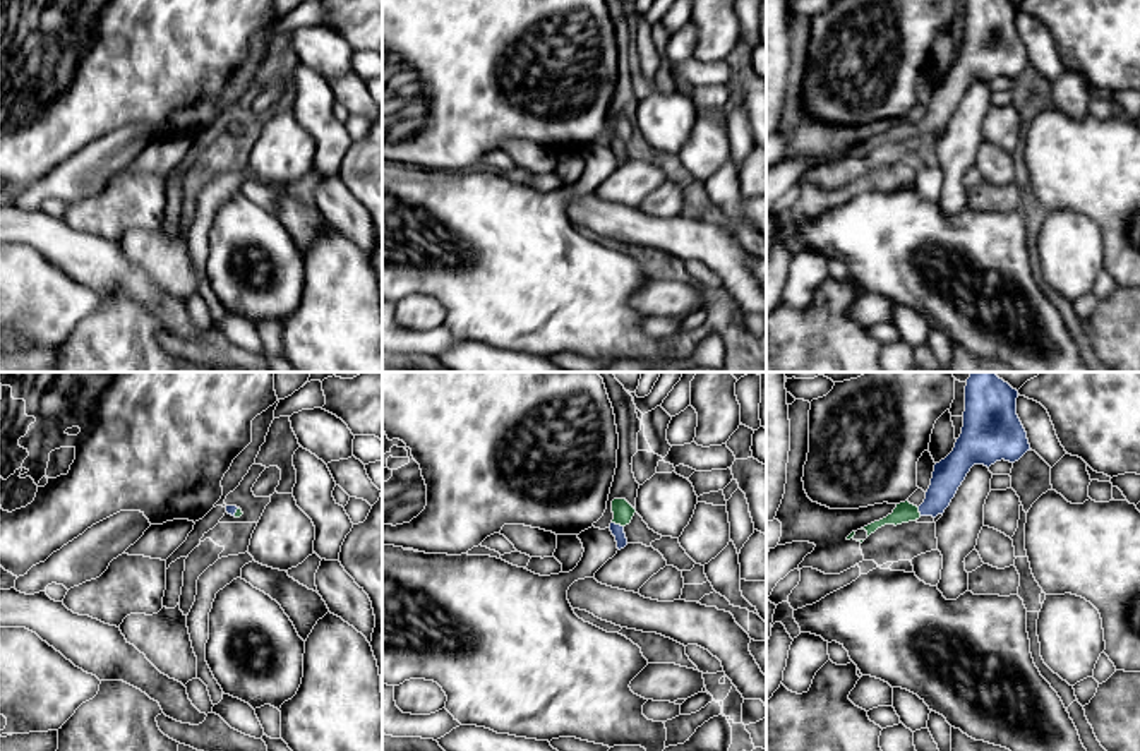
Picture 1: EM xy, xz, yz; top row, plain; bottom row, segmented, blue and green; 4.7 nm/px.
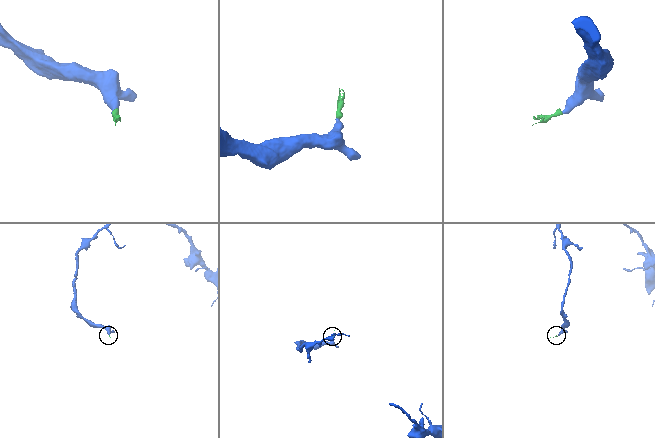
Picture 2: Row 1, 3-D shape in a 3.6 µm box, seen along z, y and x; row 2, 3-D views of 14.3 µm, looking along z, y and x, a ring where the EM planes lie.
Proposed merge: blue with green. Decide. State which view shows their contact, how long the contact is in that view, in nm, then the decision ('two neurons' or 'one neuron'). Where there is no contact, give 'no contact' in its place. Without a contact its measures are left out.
meets blue in xz; contact 60 nm long; one neuron

